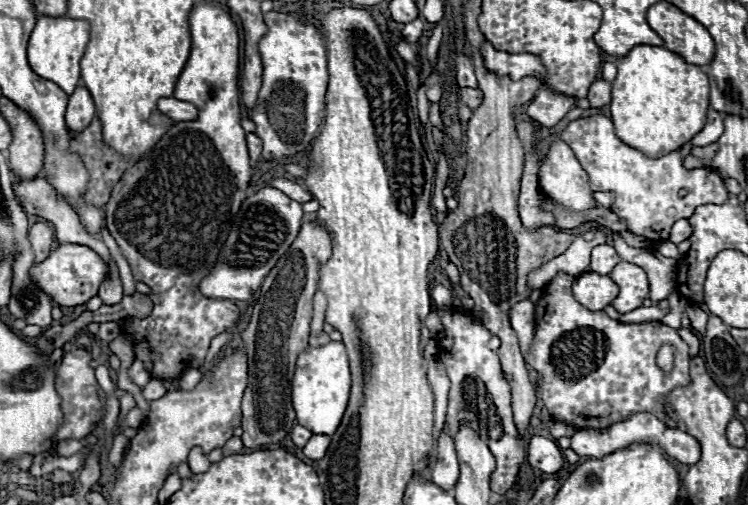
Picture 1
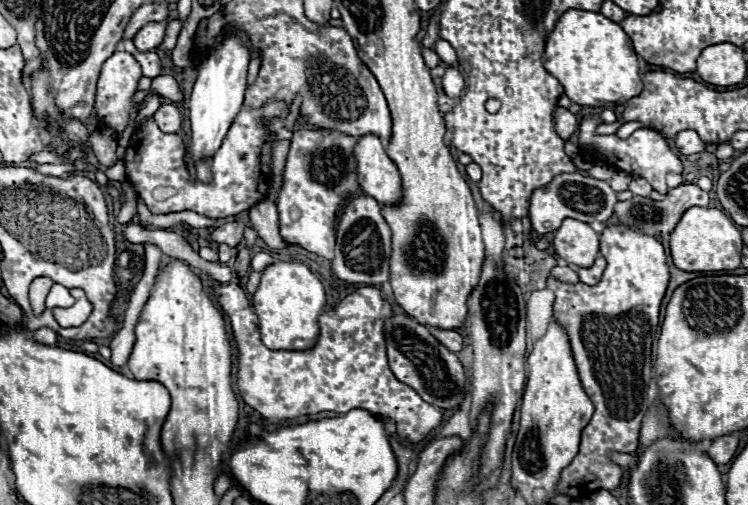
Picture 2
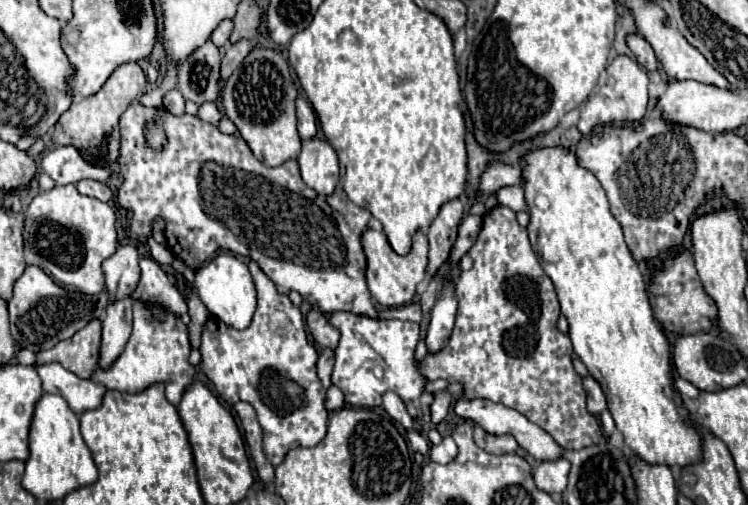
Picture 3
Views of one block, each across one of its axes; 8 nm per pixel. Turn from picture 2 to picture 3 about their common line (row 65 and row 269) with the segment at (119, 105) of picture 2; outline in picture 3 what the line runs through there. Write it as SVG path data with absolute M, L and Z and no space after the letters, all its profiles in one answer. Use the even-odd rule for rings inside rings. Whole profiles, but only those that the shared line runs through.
M130 244L118 246L114 256L104 260L102 268L106 274L106 290L110 292L110 300L118 300L132 294L140 280L138 260L138 250Z

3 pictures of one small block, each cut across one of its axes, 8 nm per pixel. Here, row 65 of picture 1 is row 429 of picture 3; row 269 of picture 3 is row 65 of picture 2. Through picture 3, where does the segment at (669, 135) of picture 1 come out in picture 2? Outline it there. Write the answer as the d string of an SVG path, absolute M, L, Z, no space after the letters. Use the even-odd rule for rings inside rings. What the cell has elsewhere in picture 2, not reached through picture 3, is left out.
M568 10L546 38L544 68L564 86L564 94L580 106L622 104L642 92L638 58L622 26L598 12Z

